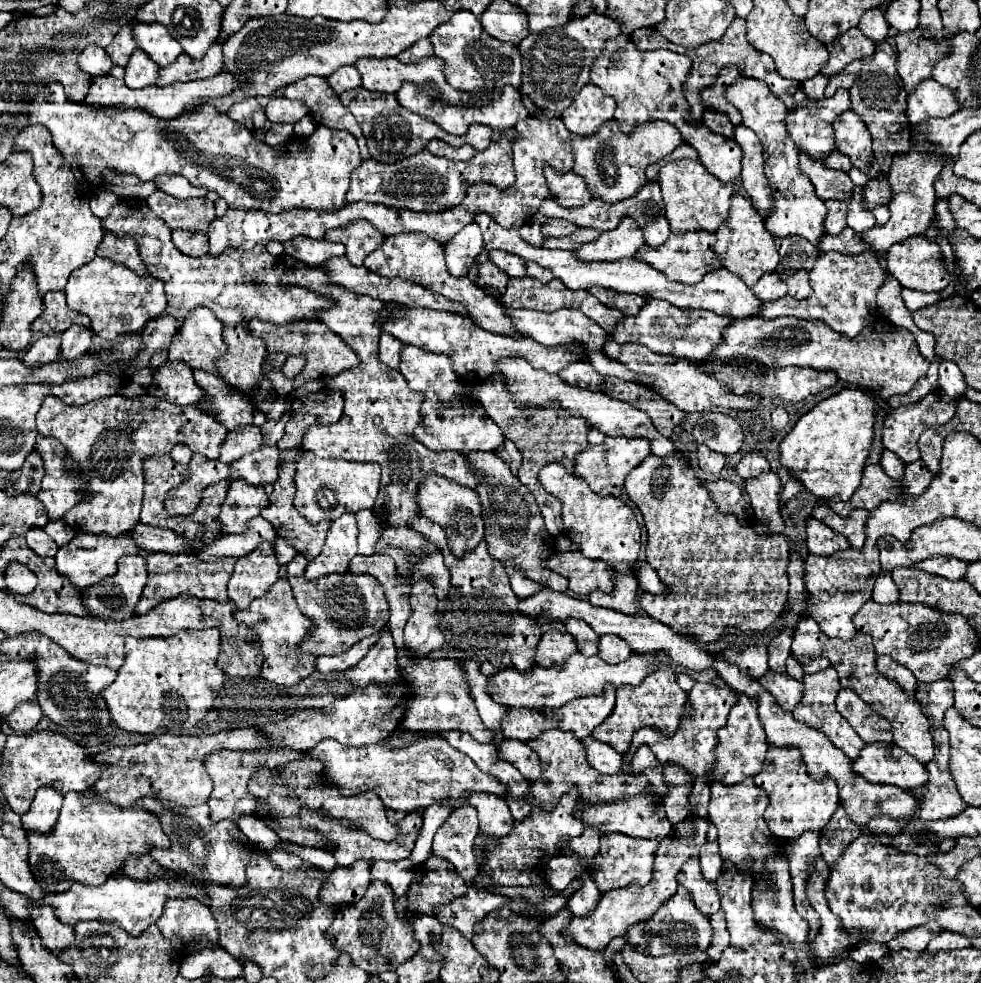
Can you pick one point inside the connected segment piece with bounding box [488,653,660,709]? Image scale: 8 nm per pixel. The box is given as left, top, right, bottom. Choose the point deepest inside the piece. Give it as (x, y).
(550, 687)

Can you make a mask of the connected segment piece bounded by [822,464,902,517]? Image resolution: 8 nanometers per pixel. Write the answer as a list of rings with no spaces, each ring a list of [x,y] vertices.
[[[866,465],[863,471],[862,483],[852,495],[850,501],[840,501],[840,499],[830,499],[822,501],[828,507],[832,507],[834,513],[840,513],[840,517],[846,517],[852,509],[866,509],[872,511],[878,505],[882,505],[888,499],[896,499],[902,491],[902,485],[888,477],[884,469],[877,465]]]

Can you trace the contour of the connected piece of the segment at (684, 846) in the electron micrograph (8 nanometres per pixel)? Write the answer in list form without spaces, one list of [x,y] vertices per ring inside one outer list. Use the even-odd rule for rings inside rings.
[[[690,816],[686,818],[686,821],[676,825],[674,833],[660,841],[652,881],[644,887],[632,885],[632,887],[608,891],[608,895],[602,895],[598,907],[594,911],[590,911],[588,915],[584,915],[584,917],[570,915],[570,923],[562,931],[564,939],[570,939],[572,943],[586,947],[590,951],[604,951],[614,937],[624,937],[630,925],[650,921],[652,915],[660,909],[660,905],[664,905],[676,893],[676,889],[678,889],[676,875],[678,875],[682,863],[686,863],[690,857],[698,857],[698,851],[706,841],[708,827],[710,827],[710,821]]]

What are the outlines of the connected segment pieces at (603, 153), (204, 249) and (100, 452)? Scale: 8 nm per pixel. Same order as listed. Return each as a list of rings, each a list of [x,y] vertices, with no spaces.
[[[608,121],[596,135],[588,139],[580,139],[572,135],[572,153],[574,153],[574,173],[584,177],[590,193],[594,199],[618,203],[622,199],[634,197],[646,183],[646,167],[654,161],[670,155],[678,145],[684,141],[680,139],[680,131],[670,123],[644,123],[632,131],[632,135],[620,135],[616,121]]]
[[[172,231],[172,241],[184,255],[200,257],[208,253],[208,237],[200,231]]]
[[[112,395],[88,403],[88,407],[64,407],[60,399],[48,397],[36,415],[36,425],[40,435],[58,439],[70,451],[68,461],[76,459],[82,465],[88,487],[92,487],[92,495],[68,511],[64,517],[66,525],[76,533],[104,533],[110,537],[118,537],[138,523],[144,489],[142,463],[146,457],[168,455],[172,445],[182,443],[206,459],[218,459],[228,435],[228,429],[220,421],[200,415],[196,405],[180,407],[148,395],[134,399]]]

